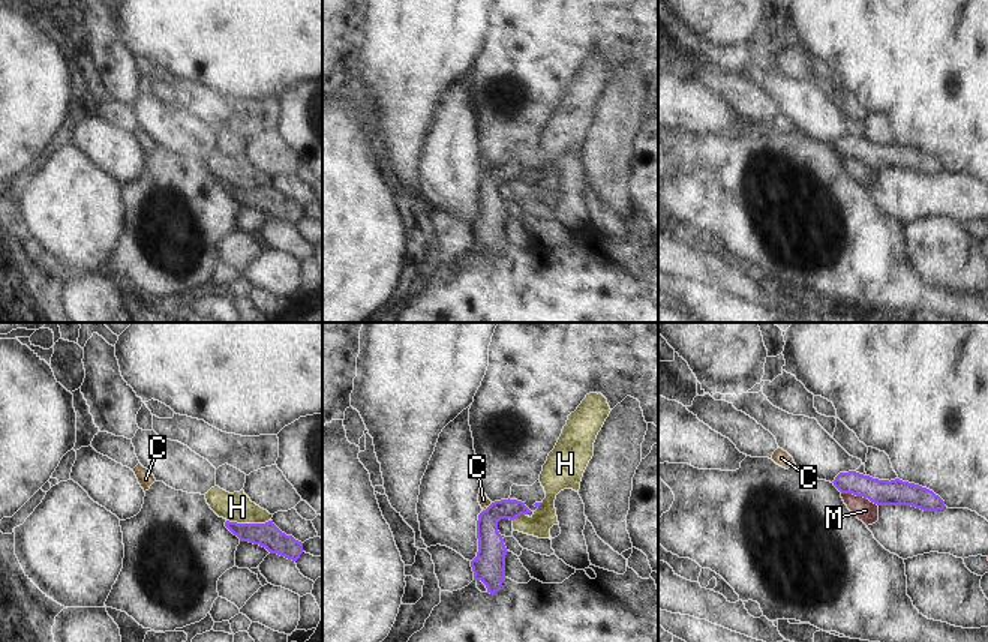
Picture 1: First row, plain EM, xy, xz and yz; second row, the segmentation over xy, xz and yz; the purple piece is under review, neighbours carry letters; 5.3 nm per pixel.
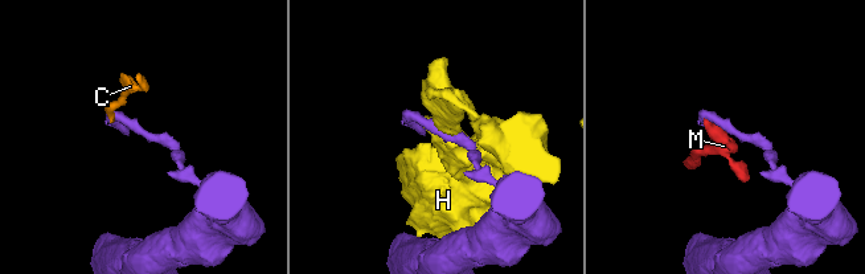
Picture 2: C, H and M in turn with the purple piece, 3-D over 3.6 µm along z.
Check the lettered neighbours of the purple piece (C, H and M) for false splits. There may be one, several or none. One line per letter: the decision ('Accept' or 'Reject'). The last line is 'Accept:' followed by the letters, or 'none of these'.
C: Reject
H: Reject
M: Reject
Accept: none of these

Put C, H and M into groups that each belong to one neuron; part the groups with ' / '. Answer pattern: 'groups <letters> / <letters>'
groups C M / H

